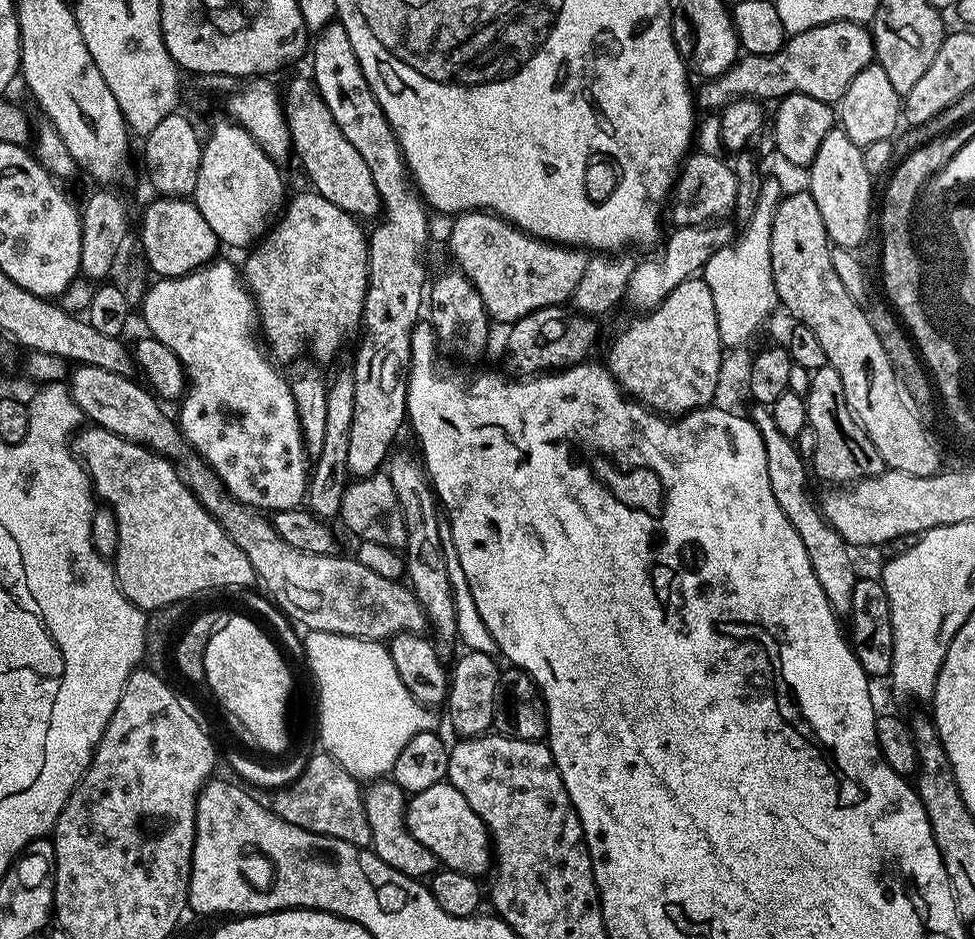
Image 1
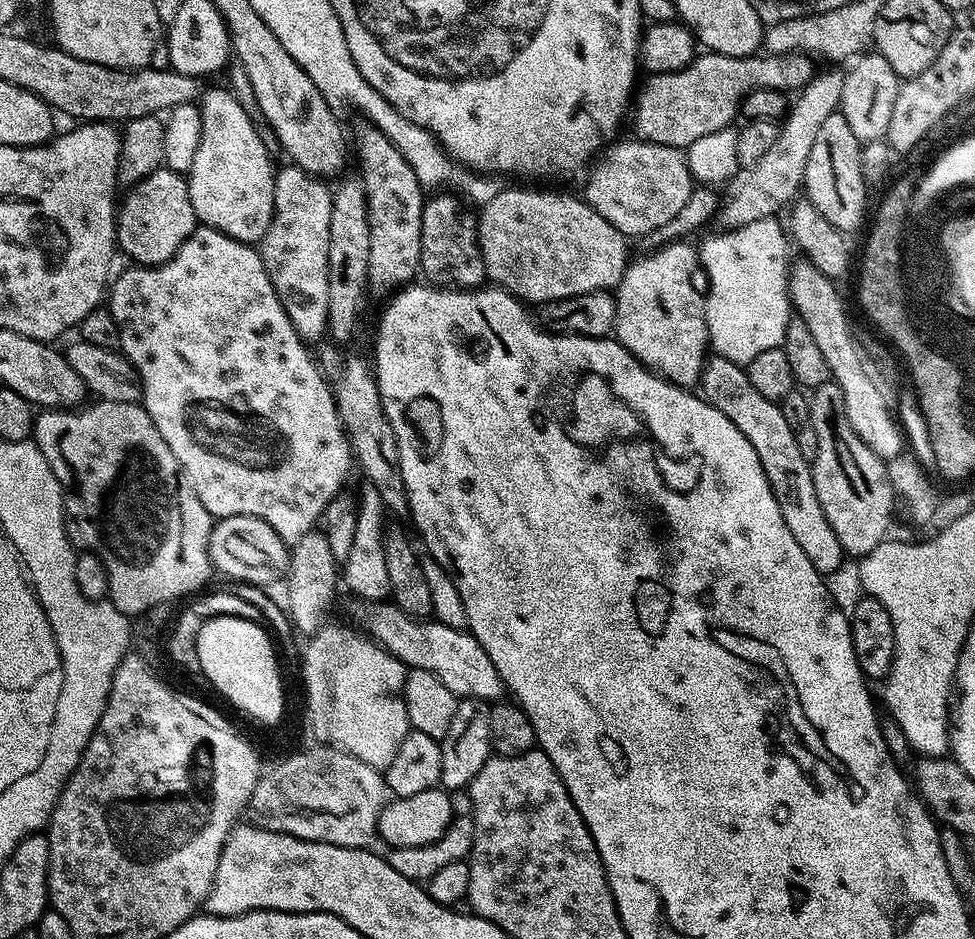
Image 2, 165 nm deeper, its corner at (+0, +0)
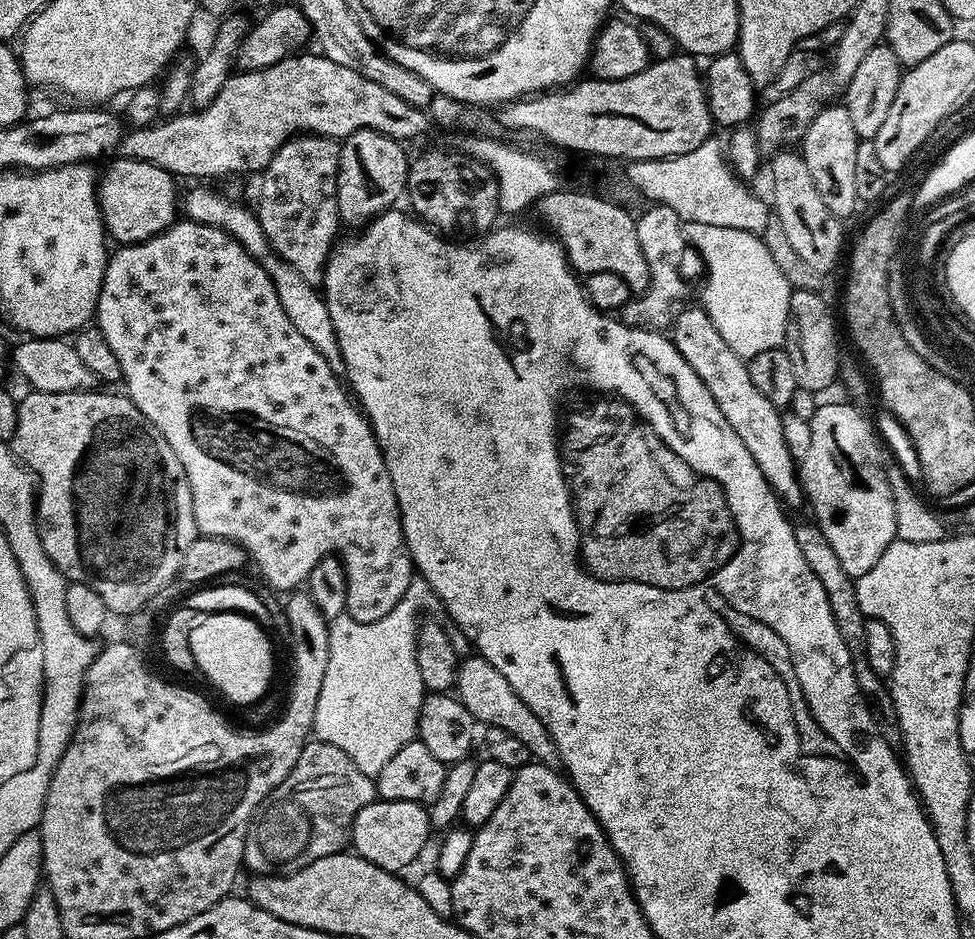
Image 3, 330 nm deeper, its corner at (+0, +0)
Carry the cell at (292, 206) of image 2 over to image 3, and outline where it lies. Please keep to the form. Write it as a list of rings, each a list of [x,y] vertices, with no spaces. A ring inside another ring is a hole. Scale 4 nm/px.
[[[301,134],[287,140],[264,169],[262,173],[264,181],[260,184],[260,201],[254,204],[256,217],[270,242],[272,251],[292,266],[306,283],[313,286],[323,281],[324,267],[328,265],[328,258],[332,255],[332,249],[338,240],[336,231],[342,228],[336,197],[340,146],[341,141],[331,136]]]

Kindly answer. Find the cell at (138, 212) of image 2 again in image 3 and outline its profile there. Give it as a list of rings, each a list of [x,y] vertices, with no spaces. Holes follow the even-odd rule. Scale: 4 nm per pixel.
[[[116,158],[98,180],[98,199],[100,202],[100,217],[104,220],[104,231],[117,245],[141,244],[143,240],[154,238],[159,232],[165,232],[178,220],[178,192],[172,173],[162,170],[156,164]]]

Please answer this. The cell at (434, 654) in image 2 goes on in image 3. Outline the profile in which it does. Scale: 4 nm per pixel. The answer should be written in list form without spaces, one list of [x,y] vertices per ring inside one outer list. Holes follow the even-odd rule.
[[[471,654],[459,661],[454,692],[464,703],[466,710],[470,710],[473,720],[489,728],[501,728],[514,734],[514,738],[520,739],[525,744],[526,750],[530,750],[533,761],[544,764],[547,768],[561,767],[556,744],[544,723],[532,713],[526,702],[522,702],[522,698],[518,698],[510,682],[506,682],[506,678],[502,678],[502,674],[494,670],[494,666],[490,666],[490,662],[486,662],[484,656]]]

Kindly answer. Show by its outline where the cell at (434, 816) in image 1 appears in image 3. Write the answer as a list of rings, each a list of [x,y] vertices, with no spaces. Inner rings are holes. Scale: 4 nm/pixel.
[[[377,798],[362,810],[358,810],[352,823],[350,844],[355,855],[366,858],[366,862],[387,872],[400,874],[403,873],[403,868],[410,867],[419,858],[428,836],[430,837],[430,825],[425,805]]]

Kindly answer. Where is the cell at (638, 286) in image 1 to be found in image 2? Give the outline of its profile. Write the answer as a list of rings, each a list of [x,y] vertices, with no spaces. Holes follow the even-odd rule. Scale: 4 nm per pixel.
[[[828,66],[825,72],[817,71],[812,81],[799,89],[798,95],[791,101],[790,107],[779,125],[780,133],[774,138],[770,150],[758,158],[758,166],[743,173],[744,181],[736,188],[732,197],[721,203],[714,217],[715,227],[721,232],[729,232],[750,222],[770,218],[783,213],[801,195],[806,174],[806,162],[810,162],[810,149],[818,138],[820,128],[840,107],[844,72],[839,67]]]

